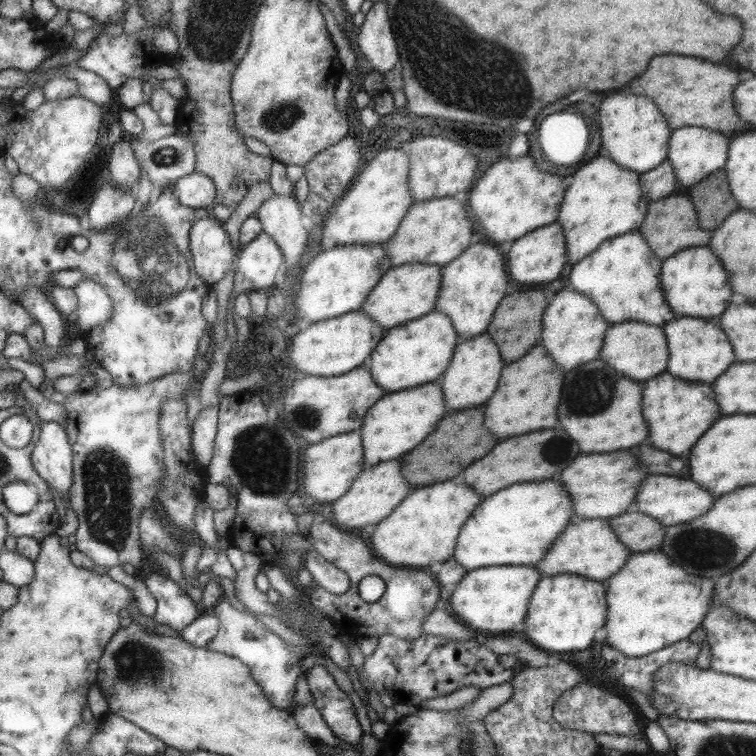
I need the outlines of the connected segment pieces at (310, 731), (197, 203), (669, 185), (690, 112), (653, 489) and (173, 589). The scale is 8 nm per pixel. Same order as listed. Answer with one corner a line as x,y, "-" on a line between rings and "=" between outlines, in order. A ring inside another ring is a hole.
314,704
298,706
291,709
291,711
296,722
298,722
298,728
304,730
306,736
310,736
310,739
316,739
330,747
344,745
343,742
337,740
336,735
326,724
320,710
=
192,172
188,176
178,178
174,185
170,186
174,195
182,205
192,208
204,208
214,203
216,187
209,176
199,172
=
664,160
660,166
641,173
640,184
642,192
651,202
674,194
678,180
672,164
=
656,56
650,62
650,68
640,78
632,80
624,92
654,100
672,131
685,126
699,126
723,133
734,130
738,120
741,120
734,110
732,96
736,84
738,72
728,66
716,66
690,56
=
646,475
646,480
638,489
636,504
632,509
644,512
644,514
658,520
660,524
671,527
675,524
689,523
691,520
701,517
712,507
714,499
716,499
716,496
714,496
713,492
704,490
698,482
694,482
690,478
=
156,570
151,575
144,576
142,581
146,584
148,591
157,600
156,612
151,617
158,624
167,624
174,628
174,630
181,631
200,616
198,608
196,608
196,602
174,580
170,579
167,573

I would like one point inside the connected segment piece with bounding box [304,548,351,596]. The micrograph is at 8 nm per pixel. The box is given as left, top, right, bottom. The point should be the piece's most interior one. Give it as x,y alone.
329,576

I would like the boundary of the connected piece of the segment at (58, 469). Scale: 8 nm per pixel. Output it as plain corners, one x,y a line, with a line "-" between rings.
42,421
31,456
36,472
60,494
64,504
68,504
73,483
73,450
66,432
56,421

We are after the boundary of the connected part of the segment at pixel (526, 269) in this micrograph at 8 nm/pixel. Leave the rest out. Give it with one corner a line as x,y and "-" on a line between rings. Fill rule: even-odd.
558,221
525,234
520,240
516,240
512,244
512,248
507,253
508,272
514,280
521,284
552,282
560,276
560,272
564,268
568,268
566,236
562,224
559,224

